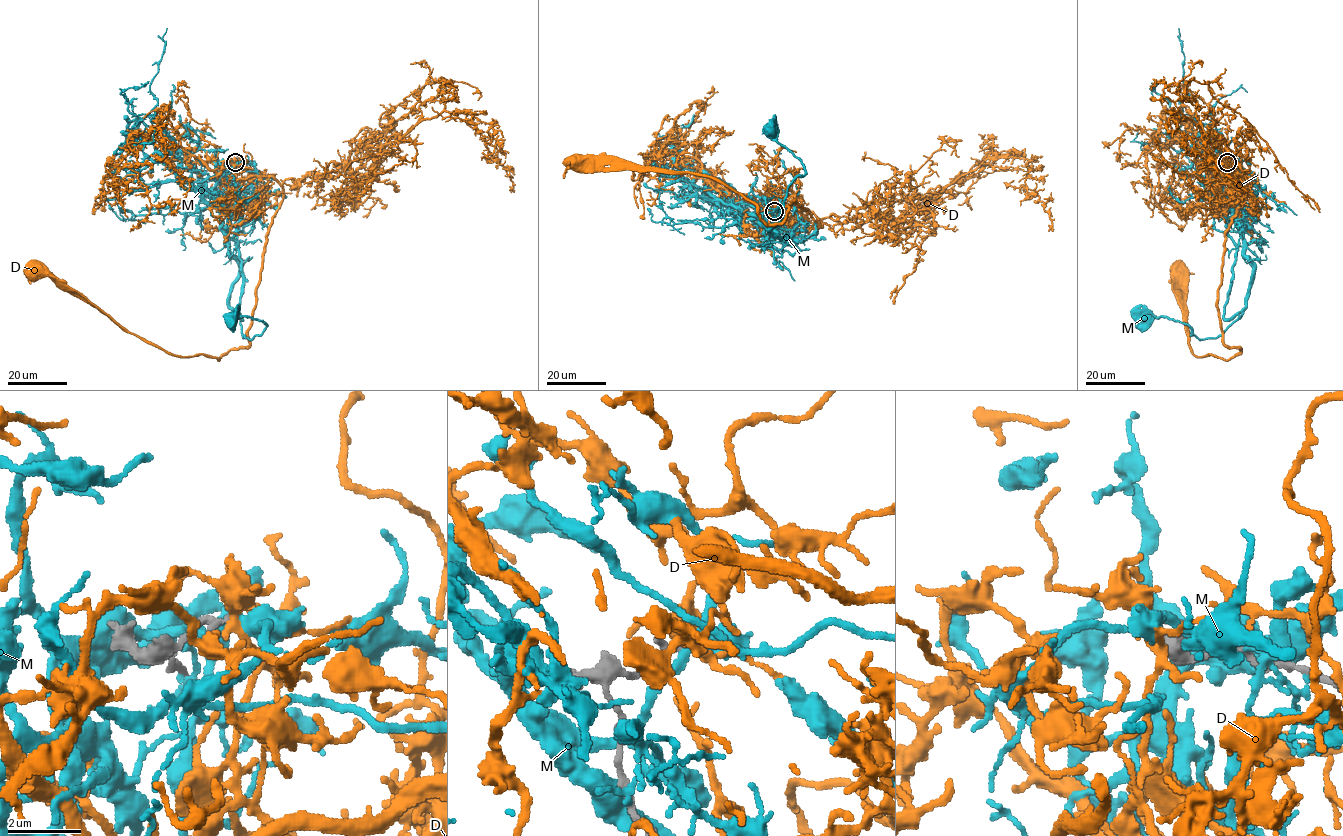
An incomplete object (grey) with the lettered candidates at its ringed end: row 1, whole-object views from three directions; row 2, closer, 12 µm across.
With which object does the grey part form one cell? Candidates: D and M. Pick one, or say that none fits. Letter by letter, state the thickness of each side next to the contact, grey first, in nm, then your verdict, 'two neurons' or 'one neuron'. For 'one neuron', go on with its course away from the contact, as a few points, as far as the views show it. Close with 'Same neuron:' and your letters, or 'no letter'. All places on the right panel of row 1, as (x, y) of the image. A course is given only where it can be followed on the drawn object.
D: 220 nm thick on the grey side, 420 nm on the other; two neurons
M: 220 nm thick on the grey side, 240 nm on the other; two neurons
Same neuron: no letter

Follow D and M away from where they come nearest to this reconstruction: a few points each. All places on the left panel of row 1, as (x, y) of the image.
D: (234, 162), (231, 184), (272, 176), (282, 191), (246, 347), (219, 359), (176, 357), (124, 331), (37, 266)
M: (234, 162), (216, 195), (231, 207), (230, 255), (239, 267), (230, 308), (246, 338), (266, 327), (230, 319)

